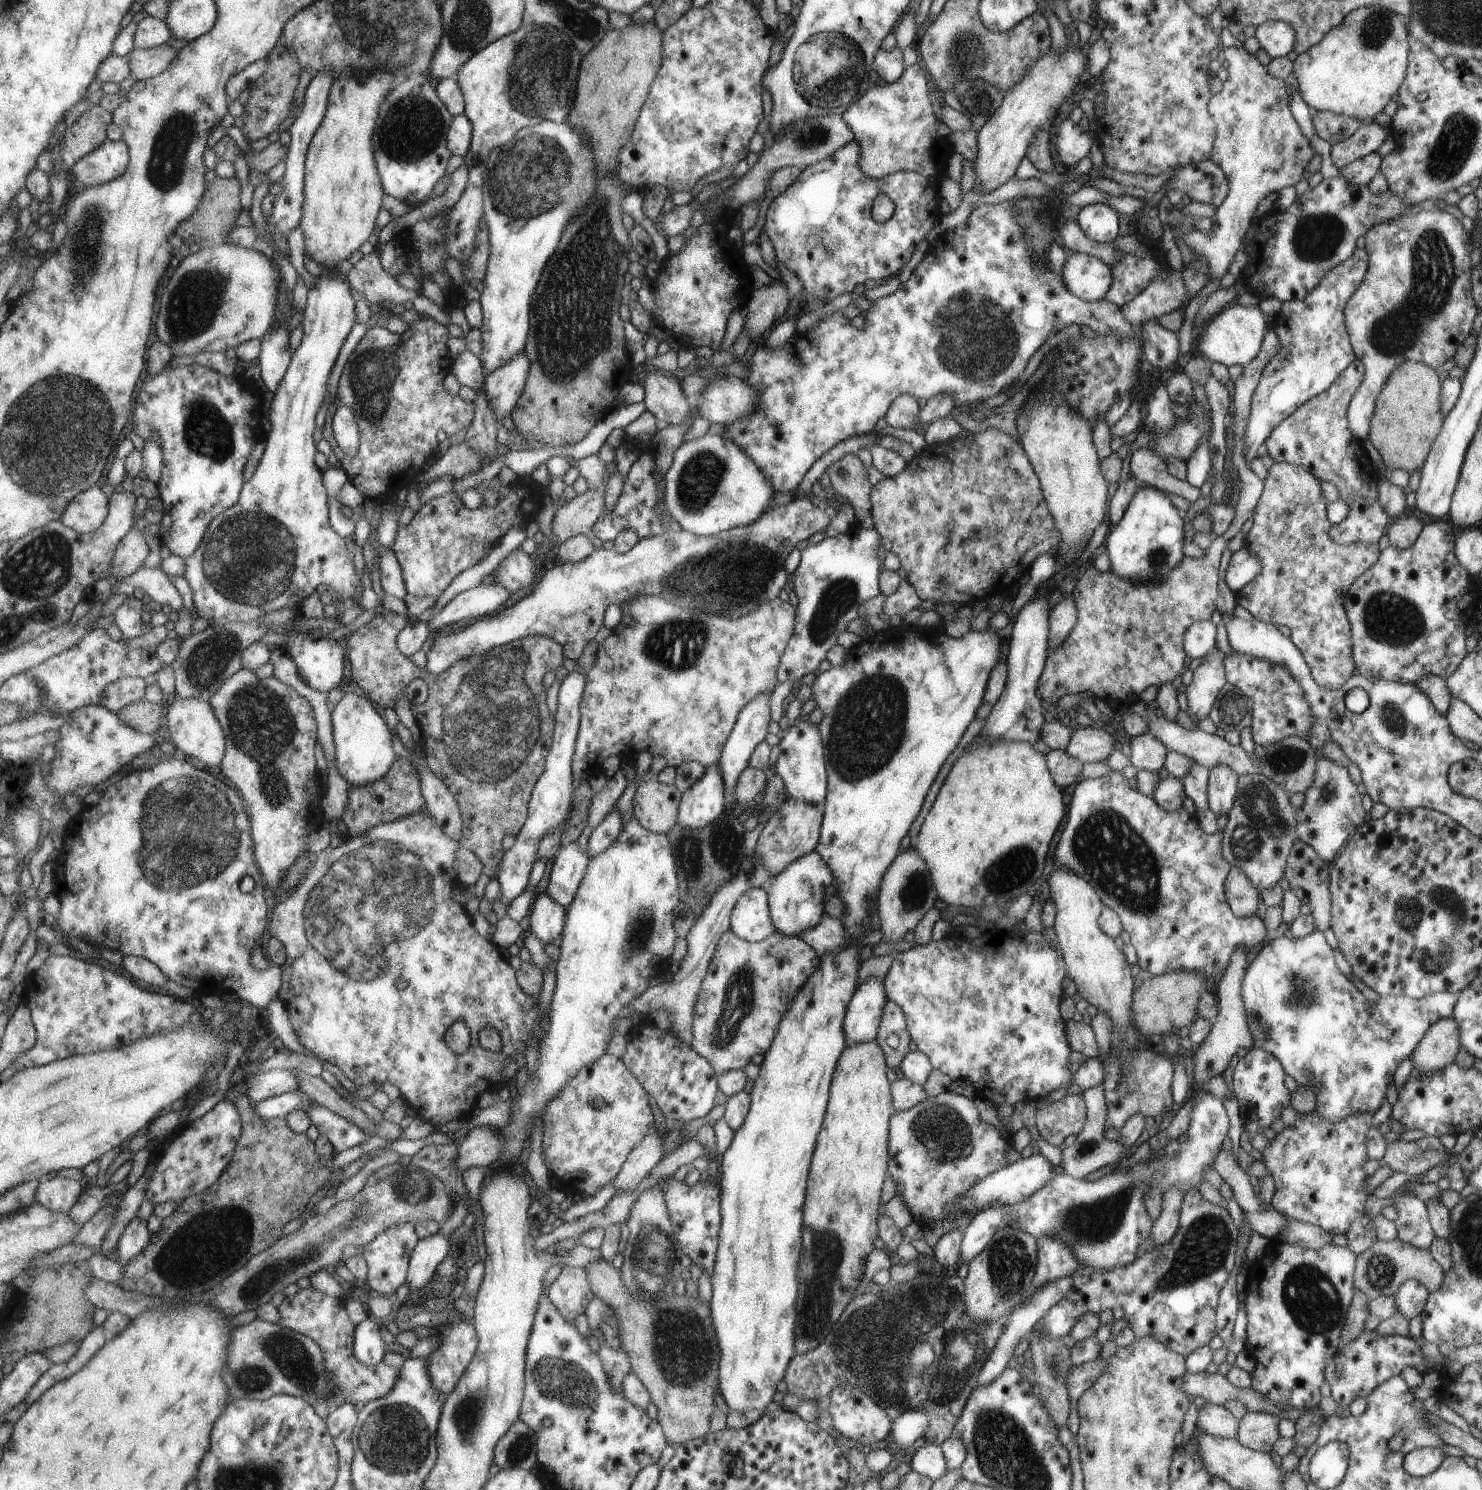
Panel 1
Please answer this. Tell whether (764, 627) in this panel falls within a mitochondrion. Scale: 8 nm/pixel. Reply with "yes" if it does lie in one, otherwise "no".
no

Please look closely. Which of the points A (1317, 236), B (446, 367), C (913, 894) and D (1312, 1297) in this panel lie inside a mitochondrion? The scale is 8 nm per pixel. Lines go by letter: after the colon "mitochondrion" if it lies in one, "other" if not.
A: mitochondrion
B: other
C: mitochondrion
D: mitochondrion

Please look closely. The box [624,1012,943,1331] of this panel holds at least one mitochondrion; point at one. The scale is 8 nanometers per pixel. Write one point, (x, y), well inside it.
(652, 1253)

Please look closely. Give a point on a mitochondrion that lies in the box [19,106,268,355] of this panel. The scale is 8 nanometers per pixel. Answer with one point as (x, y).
(192, 305)

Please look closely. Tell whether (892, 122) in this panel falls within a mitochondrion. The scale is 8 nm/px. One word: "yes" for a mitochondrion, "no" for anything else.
no

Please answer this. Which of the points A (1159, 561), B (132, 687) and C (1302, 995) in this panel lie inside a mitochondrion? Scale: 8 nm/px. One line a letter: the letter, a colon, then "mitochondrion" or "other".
A: mitochondrion
B: other
C: mitochondrion

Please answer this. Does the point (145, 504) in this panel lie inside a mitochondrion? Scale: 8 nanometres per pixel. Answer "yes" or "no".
no

